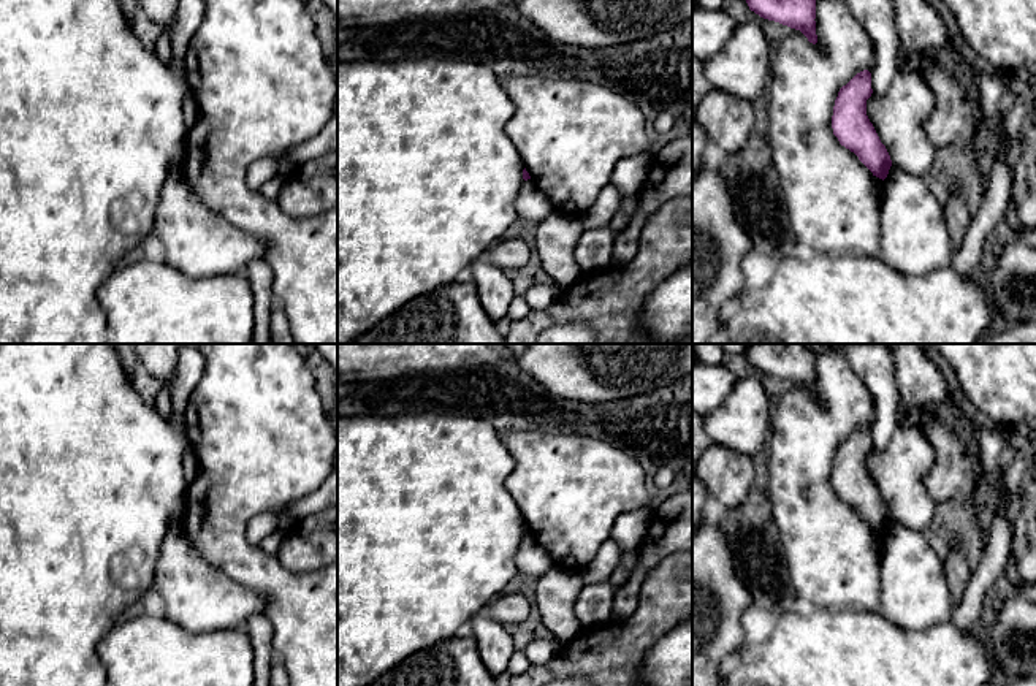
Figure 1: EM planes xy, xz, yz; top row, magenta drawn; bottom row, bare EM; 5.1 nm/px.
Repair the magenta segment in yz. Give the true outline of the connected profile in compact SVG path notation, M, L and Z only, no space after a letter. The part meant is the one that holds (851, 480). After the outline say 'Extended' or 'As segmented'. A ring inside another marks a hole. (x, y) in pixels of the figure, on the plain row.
M863 425L840 444L832 483L840 499L854 507L873 531L884 535L892 515L867 471L867 455L871 448L871 428Z. As segmented

